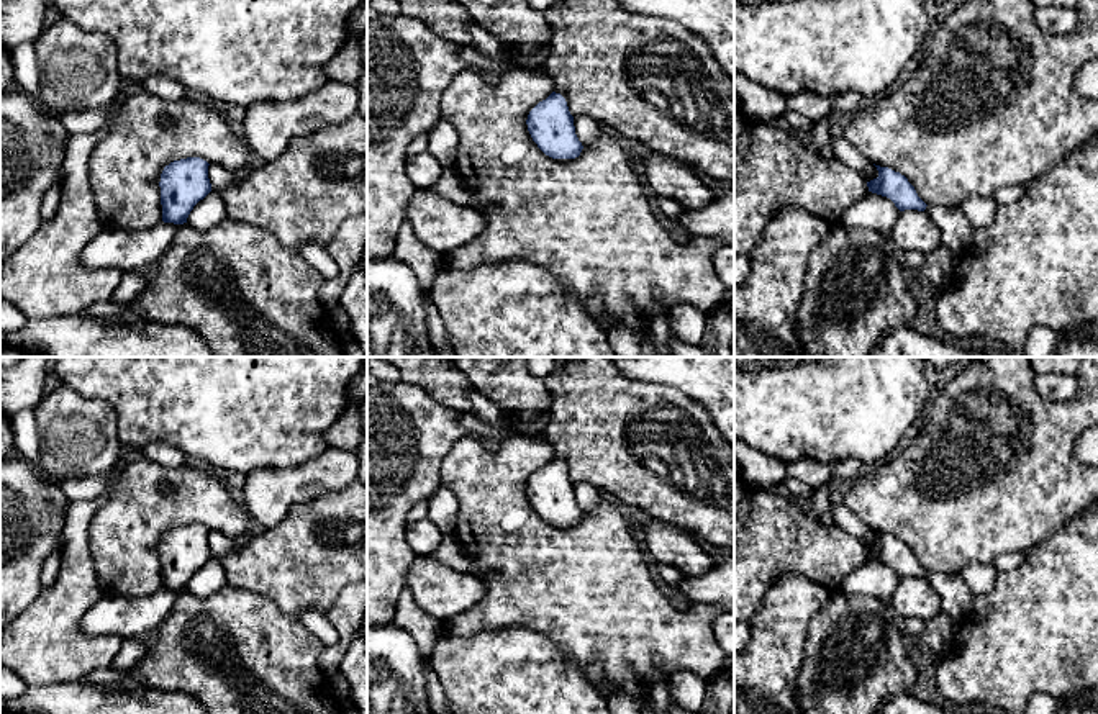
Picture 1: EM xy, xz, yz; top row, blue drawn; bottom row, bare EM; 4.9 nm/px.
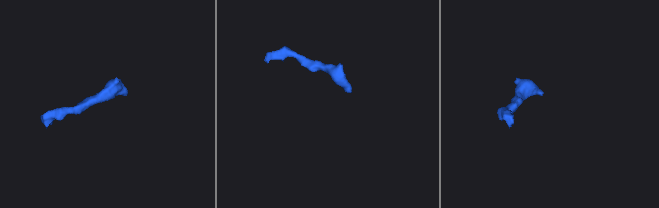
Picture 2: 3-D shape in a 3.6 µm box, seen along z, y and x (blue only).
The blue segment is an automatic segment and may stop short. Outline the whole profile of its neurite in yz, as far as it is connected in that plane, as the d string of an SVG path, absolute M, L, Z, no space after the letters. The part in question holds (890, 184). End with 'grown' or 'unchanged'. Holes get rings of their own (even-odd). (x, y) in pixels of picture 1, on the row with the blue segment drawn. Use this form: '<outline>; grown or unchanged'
M875 167L878 177L867 182L869 192L890 198L900 211L926 211L941 229L941 244L955 255L970 247L975 229L959 206L926 205L905 175L888 167Z; grown

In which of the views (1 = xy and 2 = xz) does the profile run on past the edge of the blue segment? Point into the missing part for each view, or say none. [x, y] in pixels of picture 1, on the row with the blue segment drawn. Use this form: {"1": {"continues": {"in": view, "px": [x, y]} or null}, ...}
{"1": {"continues": null}, "2": {"continues": null}}

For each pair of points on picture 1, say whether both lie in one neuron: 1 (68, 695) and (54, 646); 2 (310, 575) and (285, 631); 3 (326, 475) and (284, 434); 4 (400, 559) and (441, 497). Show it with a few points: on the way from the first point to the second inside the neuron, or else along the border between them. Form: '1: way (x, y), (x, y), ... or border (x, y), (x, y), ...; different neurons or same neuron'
1: border (82, 682), (56, 682), (27, 688); different neurons
2: border (259, 595), (267, 596), (284, 613), (297, 619); different neurons
3: border (328, 446), (300, 464), (272, 469); different neurons
4: border (441, 485), (426, 500); different neurons

